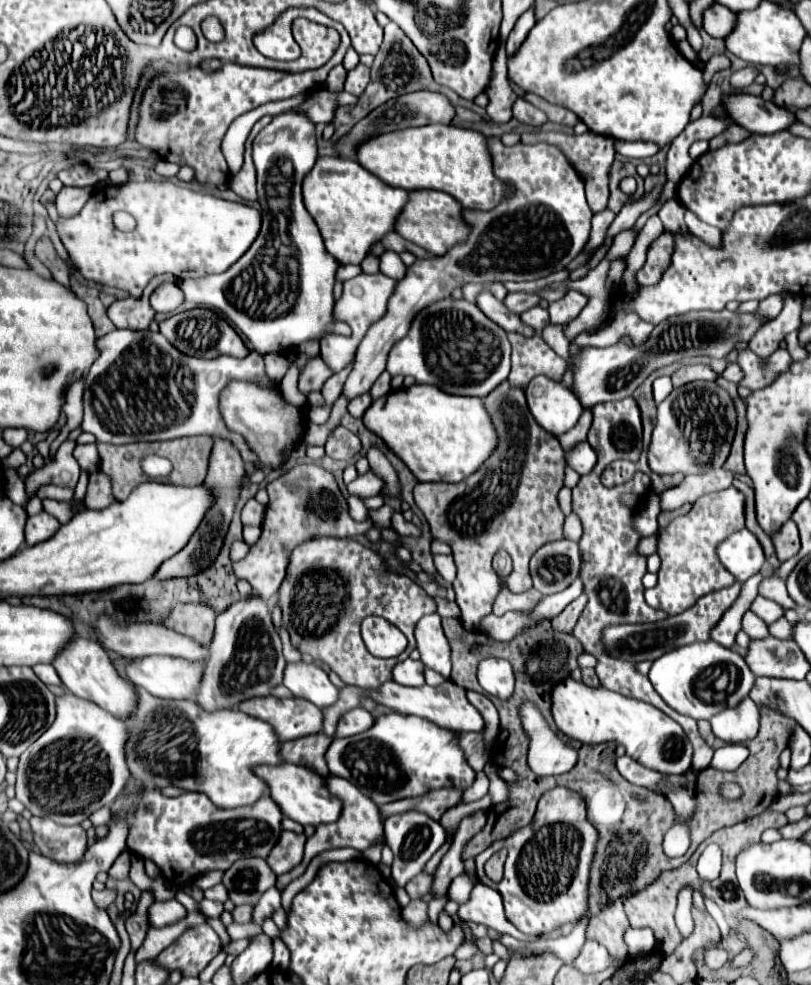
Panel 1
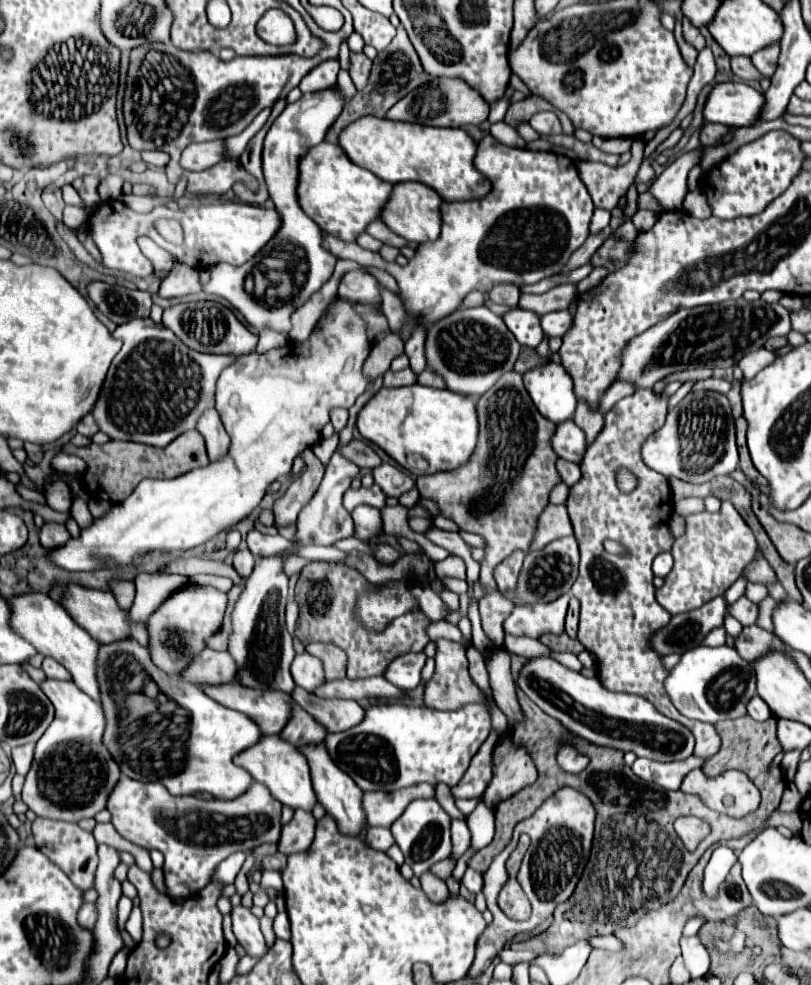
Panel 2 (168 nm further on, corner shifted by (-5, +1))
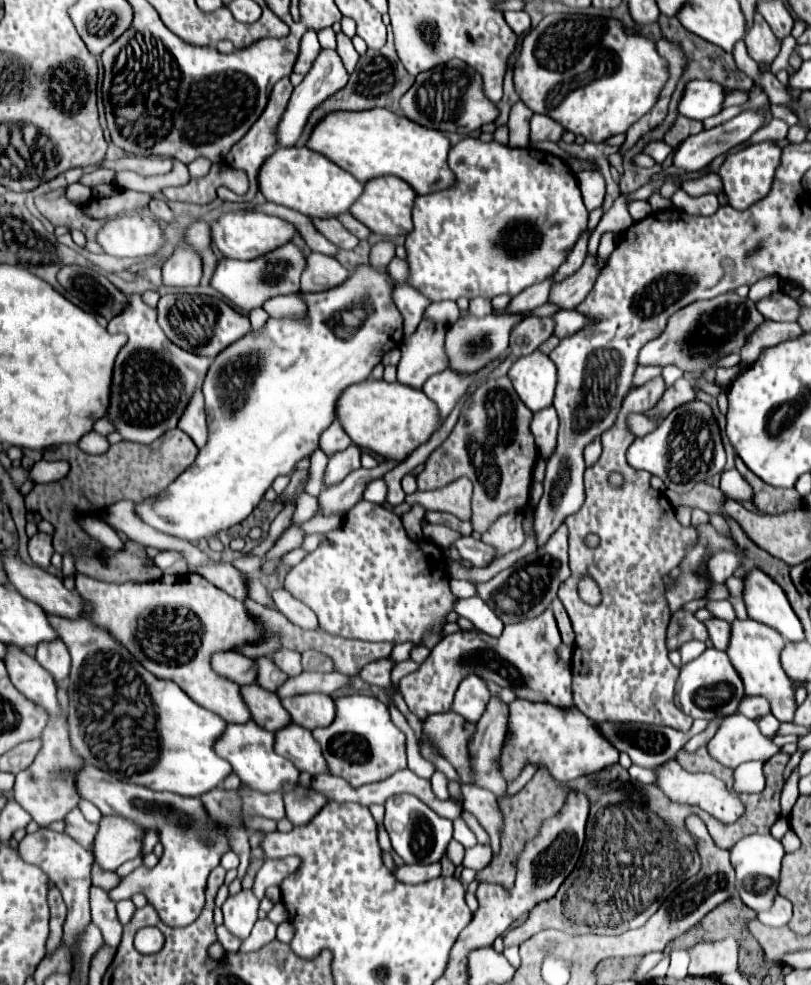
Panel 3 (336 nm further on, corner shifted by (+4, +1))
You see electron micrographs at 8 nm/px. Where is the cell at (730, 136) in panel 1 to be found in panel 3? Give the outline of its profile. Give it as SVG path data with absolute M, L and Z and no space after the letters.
M678 117L674 127L666 133L666 143L672 147L678 147L684 139L688 139L690 135L696 135L704 129L702 121L694 121L694 119L686 119L686 117Z

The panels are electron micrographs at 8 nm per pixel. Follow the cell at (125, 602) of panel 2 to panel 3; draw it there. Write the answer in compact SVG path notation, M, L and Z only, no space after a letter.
M78 573L76 589L82 597L94 601L94 617L88 619L110 629L152 675L172 679L192 701L218 713L226 723L252 721L240 687L210 669L210 653L232 651L262 637L260 625L252 621L242 601L226 595L196 573L162 575L146 583L108 583Z

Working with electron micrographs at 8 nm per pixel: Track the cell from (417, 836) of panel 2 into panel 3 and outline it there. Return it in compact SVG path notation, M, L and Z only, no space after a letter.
M398 795L386 801L384 827L390 835L394 851L404 859L404 863L434 863L446 853L452 839L452 821L436 815L414 795Z

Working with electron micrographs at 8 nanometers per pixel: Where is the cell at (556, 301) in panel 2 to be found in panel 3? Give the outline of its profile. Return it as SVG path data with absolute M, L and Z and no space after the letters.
M586 257L584 265L574 275L566 277L564 281L560 281L550 289L548 303L558 305L560 309L576 309L576 305L584 301L586 293L590 293L598 277L598 269L594 263L596 263L596 257Z

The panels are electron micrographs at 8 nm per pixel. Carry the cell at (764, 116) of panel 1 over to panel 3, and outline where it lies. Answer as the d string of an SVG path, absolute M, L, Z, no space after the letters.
M690 81L686 85L684 97L678 105L678 111L696 121L704 121L708 117L718 115L724 109L726 89L714 81Z

